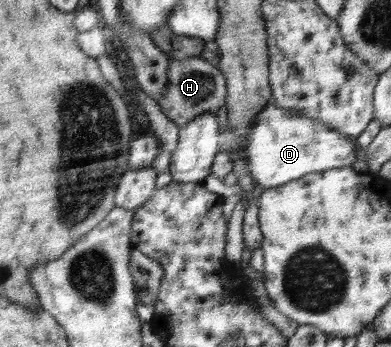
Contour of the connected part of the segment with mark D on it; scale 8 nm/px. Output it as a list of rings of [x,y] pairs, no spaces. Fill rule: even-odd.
[[[272,101],[258,113],[248,133],[246,158],[253,182],[263,189],[272,189],[310,173],[352,167],[357,161],[356,138],[340,134],[314,119],[304,117]]]

